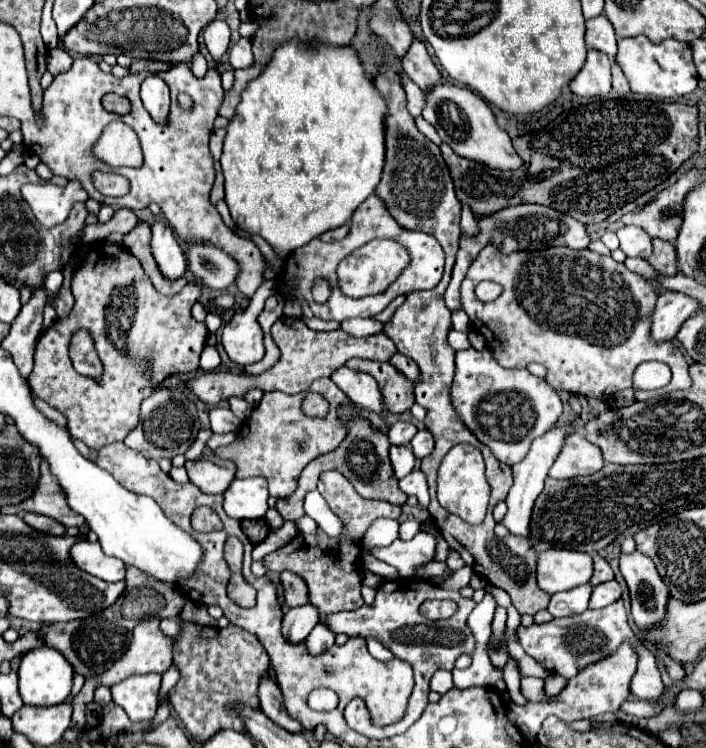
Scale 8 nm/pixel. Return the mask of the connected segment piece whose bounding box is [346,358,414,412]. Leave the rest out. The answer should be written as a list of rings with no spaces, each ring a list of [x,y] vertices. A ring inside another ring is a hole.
[[[352,358],[350,362],[346,362],[346,366],[374,376],[386,398],[388,412],[404,412],[414,404],[414,384],[392,364],[358,362],[358,358]]]

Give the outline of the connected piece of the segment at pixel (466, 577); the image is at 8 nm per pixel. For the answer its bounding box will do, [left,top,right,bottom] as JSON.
[440,566,472,590]

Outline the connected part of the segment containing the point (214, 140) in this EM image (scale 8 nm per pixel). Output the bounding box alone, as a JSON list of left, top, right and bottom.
[210,128,226,164]

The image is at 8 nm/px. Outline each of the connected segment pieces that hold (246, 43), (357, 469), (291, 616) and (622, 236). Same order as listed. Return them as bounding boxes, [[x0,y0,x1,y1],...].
[[230,38,254,68],[276,406,406,522],[282,604,320,644],[618,226,652,258]]

